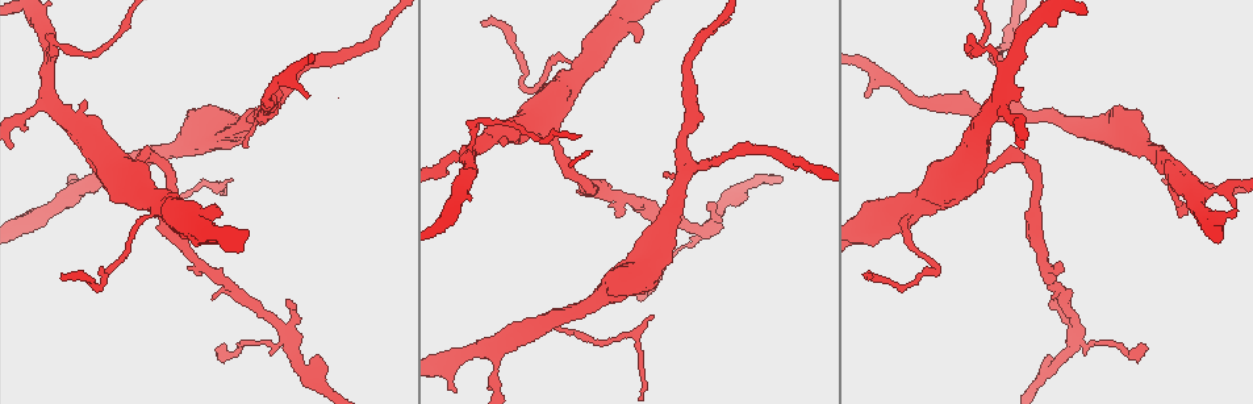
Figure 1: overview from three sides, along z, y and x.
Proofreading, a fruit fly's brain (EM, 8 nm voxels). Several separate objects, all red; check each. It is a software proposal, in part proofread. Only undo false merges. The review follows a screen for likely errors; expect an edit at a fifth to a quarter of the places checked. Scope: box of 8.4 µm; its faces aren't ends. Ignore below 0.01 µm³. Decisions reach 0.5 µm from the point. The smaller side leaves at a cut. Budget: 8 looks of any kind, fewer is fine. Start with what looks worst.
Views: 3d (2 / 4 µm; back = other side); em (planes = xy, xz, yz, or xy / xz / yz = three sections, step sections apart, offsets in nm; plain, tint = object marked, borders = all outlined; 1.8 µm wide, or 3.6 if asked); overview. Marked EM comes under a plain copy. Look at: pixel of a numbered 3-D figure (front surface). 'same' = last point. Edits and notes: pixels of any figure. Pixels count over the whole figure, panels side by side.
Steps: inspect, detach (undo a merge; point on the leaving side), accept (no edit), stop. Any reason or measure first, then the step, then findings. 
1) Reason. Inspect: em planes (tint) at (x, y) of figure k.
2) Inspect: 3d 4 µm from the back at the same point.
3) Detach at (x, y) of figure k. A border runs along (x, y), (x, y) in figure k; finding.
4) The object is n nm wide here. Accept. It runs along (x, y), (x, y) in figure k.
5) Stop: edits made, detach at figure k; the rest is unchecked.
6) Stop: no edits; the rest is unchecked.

A fork. Inspect: 3d 4 µm at (1018, 111) of figure 1.

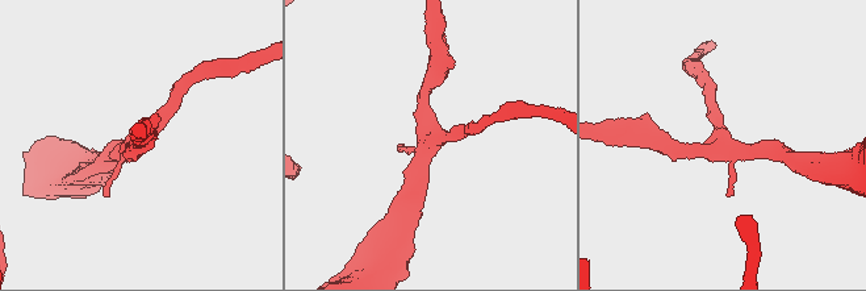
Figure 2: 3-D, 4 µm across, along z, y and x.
Now the EM. Inspect: em xz step 4 (tint) at (726, 146) of figure 2.

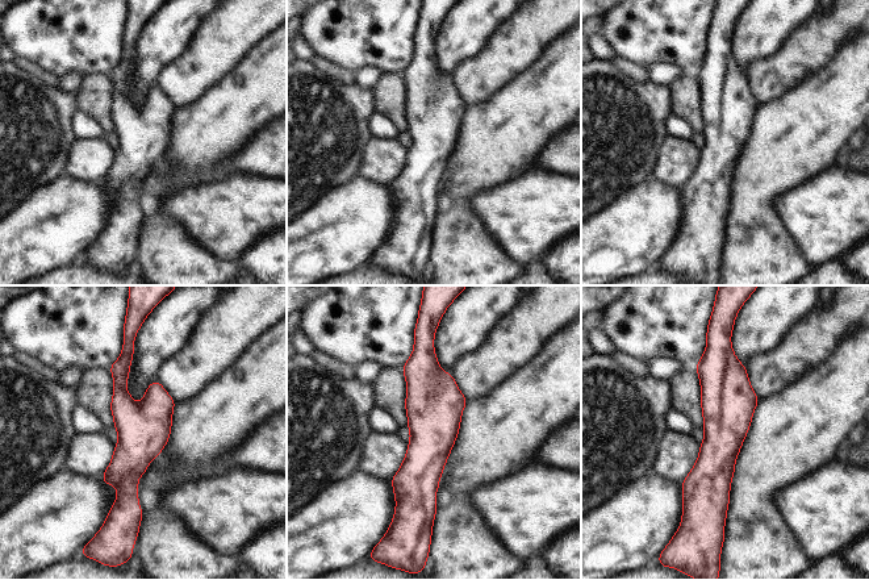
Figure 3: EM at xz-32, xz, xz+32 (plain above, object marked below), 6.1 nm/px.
The object is 320 nm wide here. Accept. It runs along (427, 354), (426, 505), (431, 512) in figure 3; all the same neuron.

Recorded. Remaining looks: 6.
Inspect: em planes (tint) at (712, 226) of figure 1.

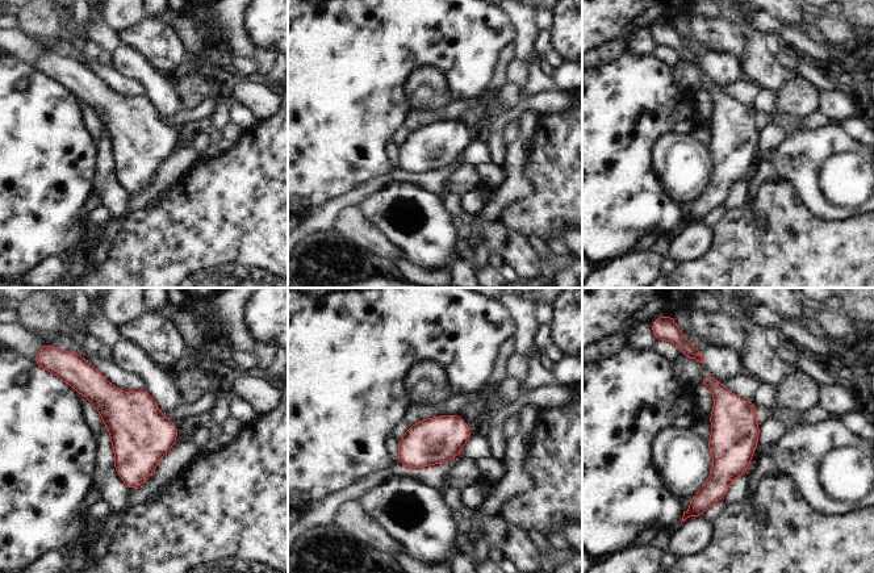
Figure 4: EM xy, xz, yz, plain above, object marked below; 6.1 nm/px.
Accept. It runs along (707, 377), (724, 400), (724, 471), (699, 507) in figure 4; continuous, no second neuron.

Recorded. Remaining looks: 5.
Three-way junction. Inspect: 3d 4 µm at (581, 65) of figure 1.

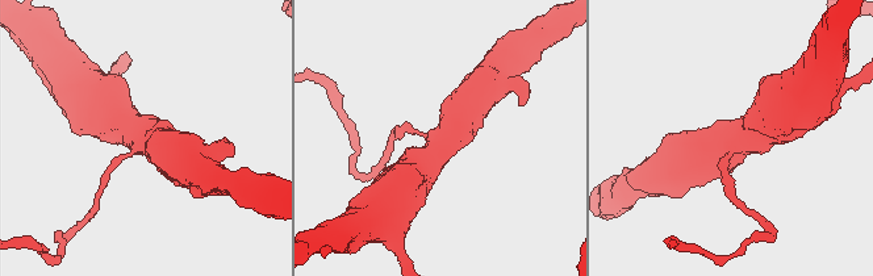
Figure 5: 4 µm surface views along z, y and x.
Shape alone is not enough. Inspect: em 3.6 µm yz step 4 (tint) at (435, 142) of figure 5.

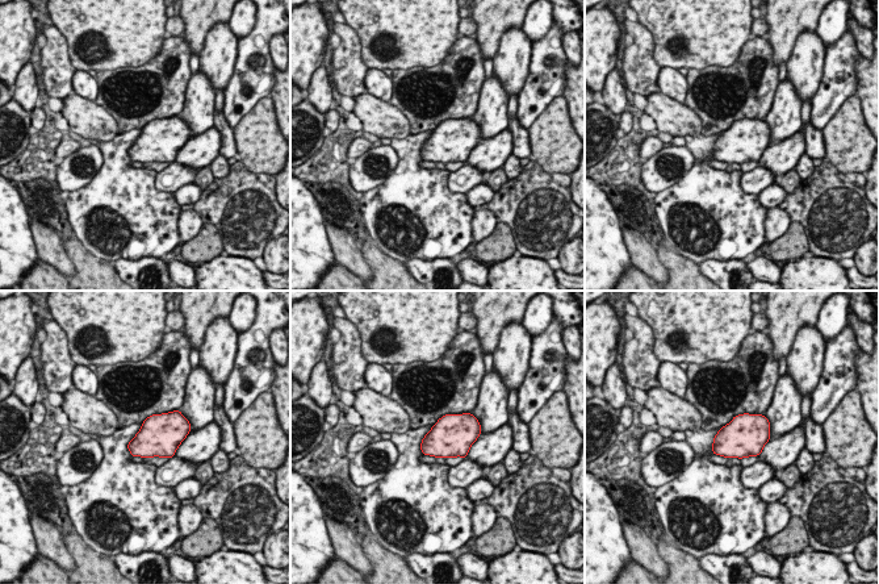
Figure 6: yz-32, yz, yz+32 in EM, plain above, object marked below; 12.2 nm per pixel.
Cut it another way. Inspect: em 3.6 µm planes (tint) at the same point.

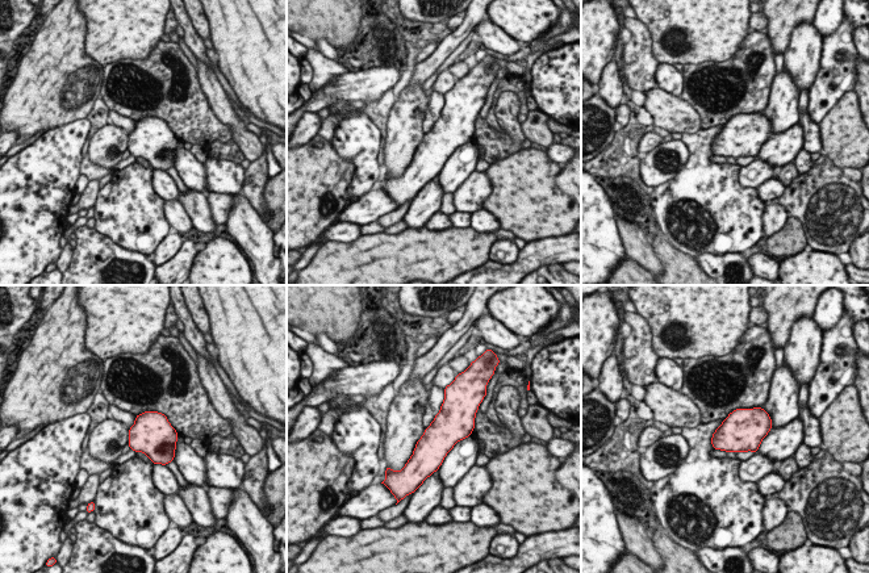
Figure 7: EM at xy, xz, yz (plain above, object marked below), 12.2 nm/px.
The object is 400 nm wide here. Accept. All the same neuron.

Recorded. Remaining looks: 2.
Stop: no edits; the rest is unchecked.

